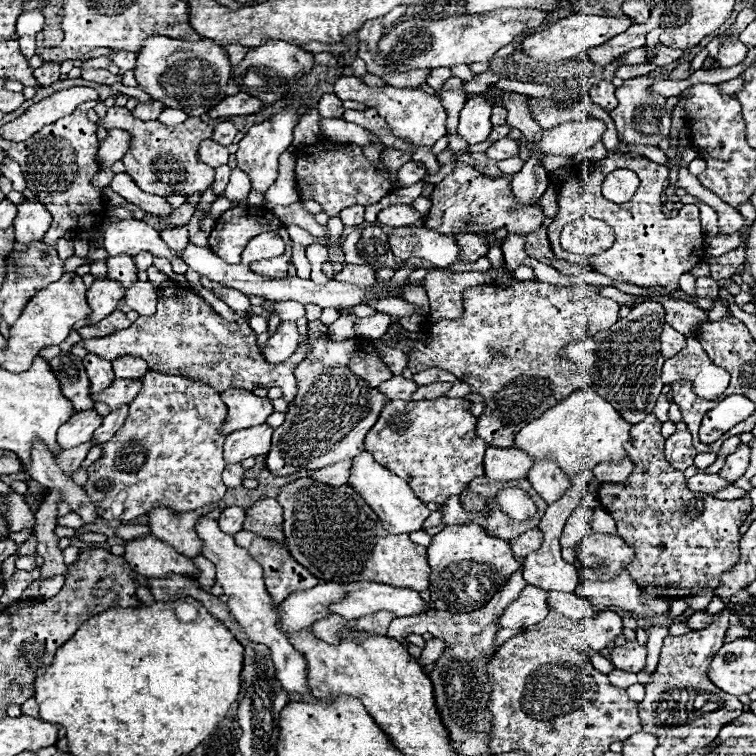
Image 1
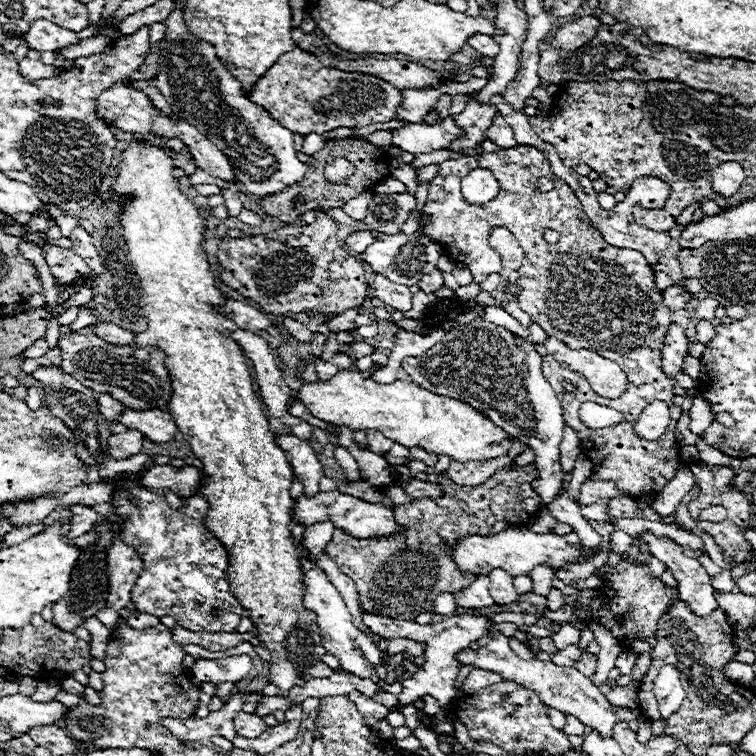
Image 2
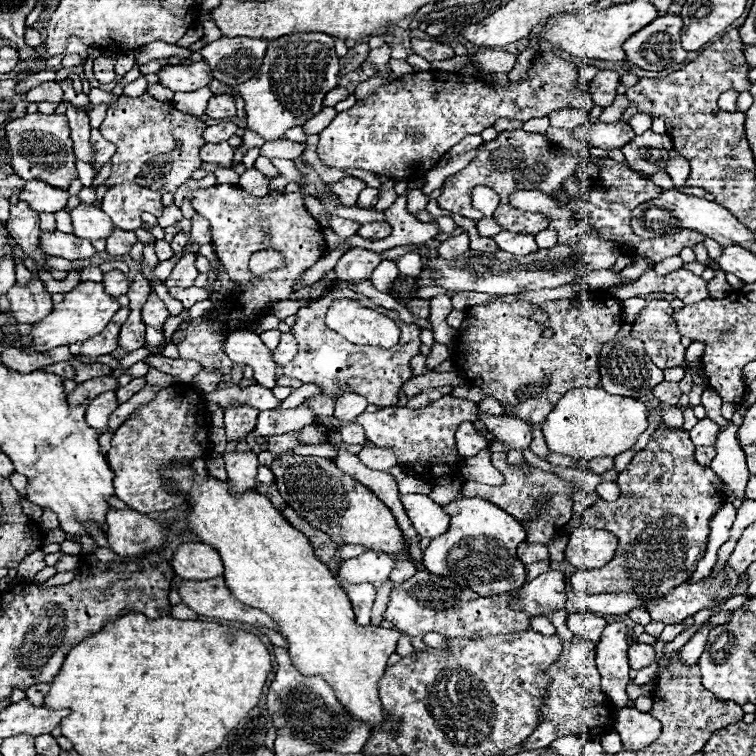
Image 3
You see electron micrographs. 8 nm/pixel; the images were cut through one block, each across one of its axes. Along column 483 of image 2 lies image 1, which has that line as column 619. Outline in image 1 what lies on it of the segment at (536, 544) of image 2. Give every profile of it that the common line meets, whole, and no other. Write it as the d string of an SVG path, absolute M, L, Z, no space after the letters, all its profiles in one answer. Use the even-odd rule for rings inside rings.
M590 532L578 544L576 568L584 580L618 576L634 558L634 550L616 534Z

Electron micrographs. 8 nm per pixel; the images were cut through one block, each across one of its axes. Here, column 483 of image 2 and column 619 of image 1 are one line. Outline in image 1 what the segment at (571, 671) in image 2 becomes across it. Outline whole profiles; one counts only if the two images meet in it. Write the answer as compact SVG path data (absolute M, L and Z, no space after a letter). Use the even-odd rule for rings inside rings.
M624 642L622 646L612 650L612 664L624 672L640 672L644 668L646 648L638 642Z

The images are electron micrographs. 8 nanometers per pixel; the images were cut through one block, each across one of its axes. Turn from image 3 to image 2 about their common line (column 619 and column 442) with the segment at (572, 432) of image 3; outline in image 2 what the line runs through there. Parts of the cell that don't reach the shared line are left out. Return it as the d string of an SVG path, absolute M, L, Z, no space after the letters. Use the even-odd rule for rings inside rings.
M358 370L338 372L328 382L304 384L298 400L320 420L328 424L346 424L352 430L380 430L386 438L406 446L424 448L436 456L444 454L456 462L490 460L506 456L512 448L512 436L504 434L500 426L492 424L486 414L472 410L466 402L432 394L414 382L396 380L392 384L378 384L372 378L362 378Z

